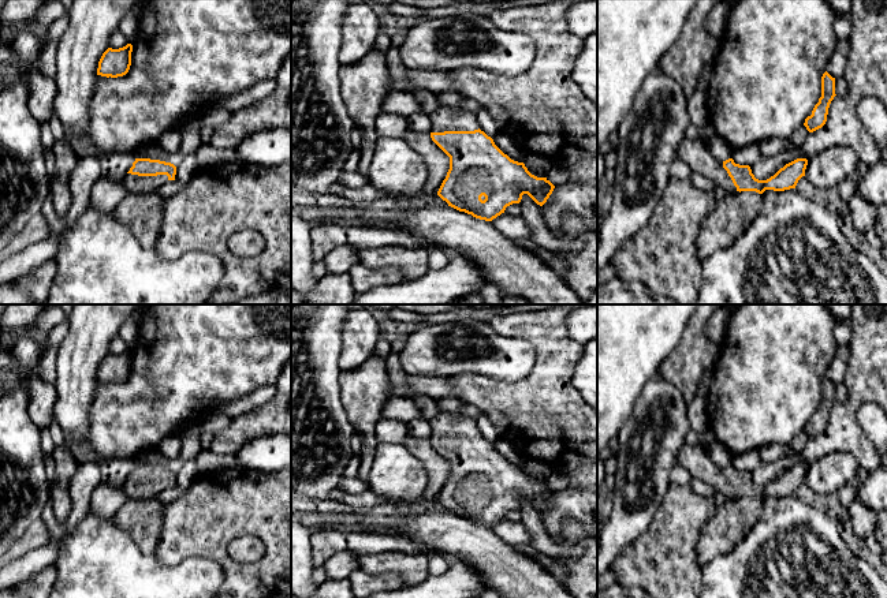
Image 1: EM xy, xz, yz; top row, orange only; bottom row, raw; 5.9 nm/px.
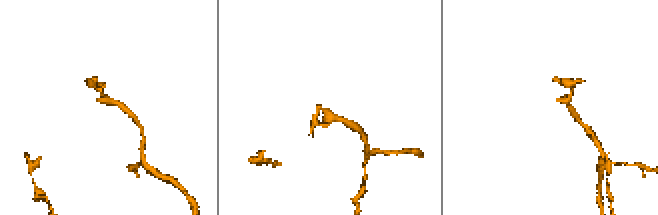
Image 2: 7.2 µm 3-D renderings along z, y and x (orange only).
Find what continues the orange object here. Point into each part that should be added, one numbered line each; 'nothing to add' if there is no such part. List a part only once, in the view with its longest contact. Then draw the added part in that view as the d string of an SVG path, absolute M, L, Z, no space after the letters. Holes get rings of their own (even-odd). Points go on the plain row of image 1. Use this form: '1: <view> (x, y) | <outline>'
1: xz (443, 425) | M439 410L437 415L428 422L432 438L474 437L480 434L477 421L467 411L463 411L459 418L454 418L448 412Z

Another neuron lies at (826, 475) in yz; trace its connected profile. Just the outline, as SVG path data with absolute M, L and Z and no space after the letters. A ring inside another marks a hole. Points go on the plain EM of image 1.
M831 452L808 466L805 483L816 493L828 496L856 481L860 464L849 452Z

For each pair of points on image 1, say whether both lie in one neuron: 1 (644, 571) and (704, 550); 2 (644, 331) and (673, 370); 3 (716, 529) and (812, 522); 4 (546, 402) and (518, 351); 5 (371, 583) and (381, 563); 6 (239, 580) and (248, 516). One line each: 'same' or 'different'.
1: different
2: different
3: different
4: different
5: different
6: same

